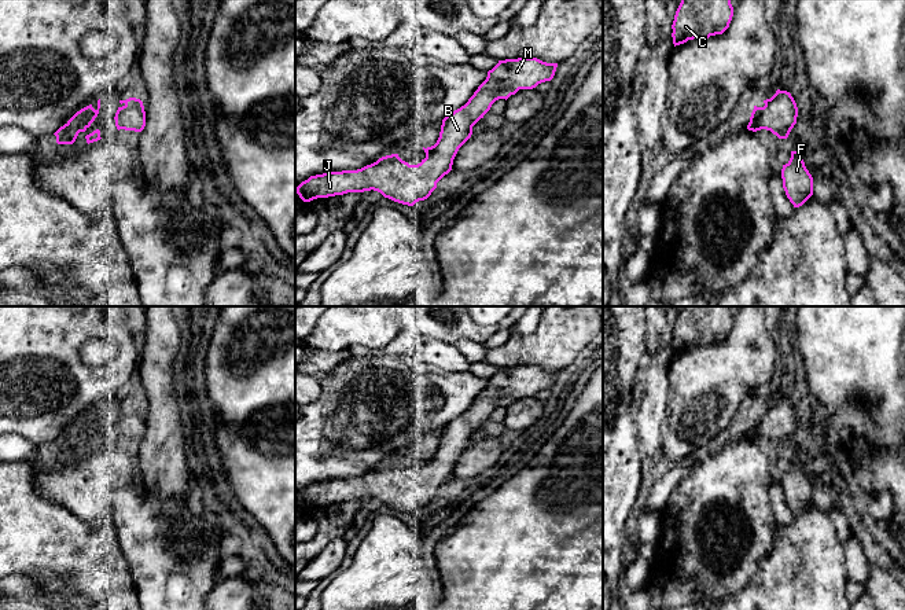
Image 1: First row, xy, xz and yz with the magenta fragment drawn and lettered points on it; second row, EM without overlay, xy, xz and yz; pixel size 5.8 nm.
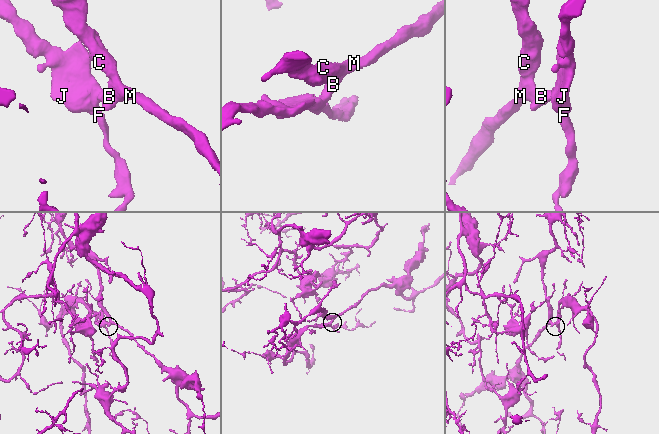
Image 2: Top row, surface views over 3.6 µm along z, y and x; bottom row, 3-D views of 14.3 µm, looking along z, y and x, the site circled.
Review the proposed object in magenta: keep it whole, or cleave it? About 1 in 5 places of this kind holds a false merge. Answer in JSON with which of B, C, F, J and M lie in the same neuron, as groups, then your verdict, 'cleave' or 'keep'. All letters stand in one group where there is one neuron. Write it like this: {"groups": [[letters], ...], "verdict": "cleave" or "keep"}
{"groups": [["B", "C", "F", "J", "M"]], "verdict": "keep"}

